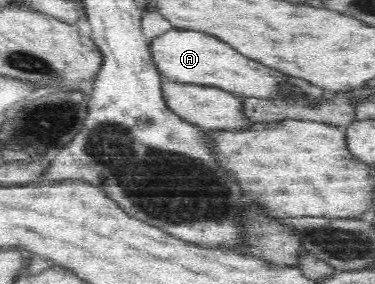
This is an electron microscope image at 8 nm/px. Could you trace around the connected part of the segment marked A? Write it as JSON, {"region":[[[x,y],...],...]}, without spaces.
{"region":[[[172,29],[150,44],[150,56],[160,74],[166,79],[184,84],[201,84],[218,87],[226,92],[240,92],[246,97],[268,100],[280,98],[282,86],[290,86],[290,76],[268,68],[260,61],[250,60],[218,37],[196,29]]]}

